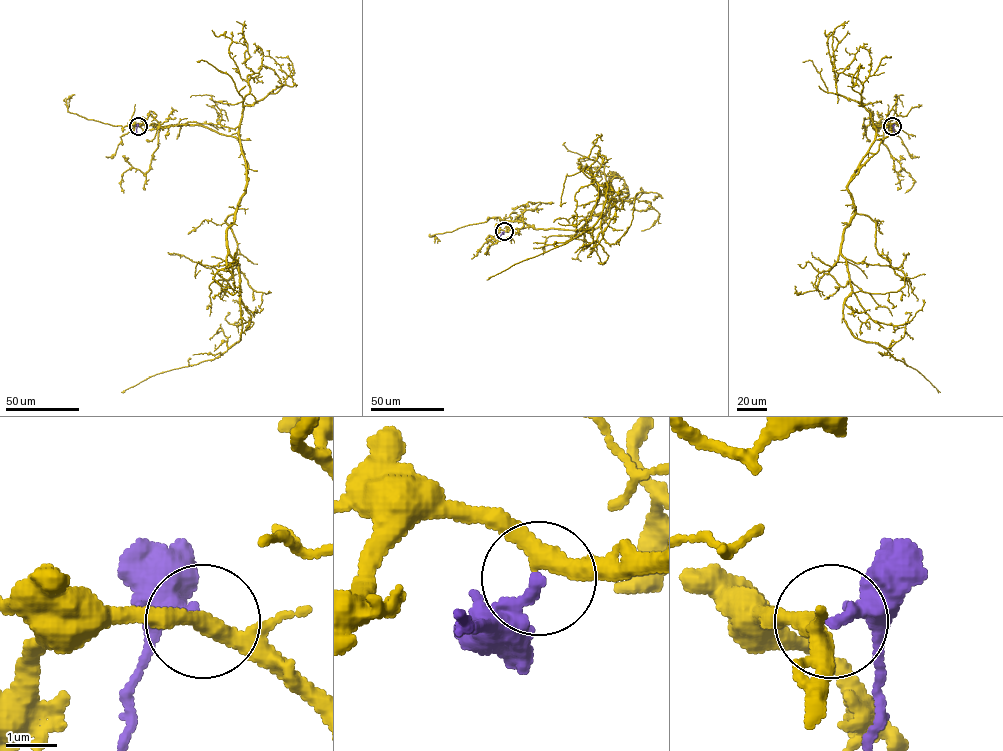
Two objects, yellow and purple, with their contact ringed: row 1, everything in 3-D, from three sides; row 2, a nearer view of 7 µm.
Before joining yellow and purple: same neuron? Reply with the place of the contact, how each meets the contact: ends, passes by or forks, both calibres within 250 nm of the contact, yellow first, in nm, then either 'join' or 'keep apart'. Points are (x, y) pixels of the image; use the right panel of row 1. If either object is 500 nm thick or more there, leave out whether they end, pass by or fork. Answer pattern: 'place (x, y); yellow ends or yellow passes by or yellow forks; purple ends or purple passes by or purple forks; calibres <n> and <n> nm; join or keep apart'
place (892, 126); yellow passes by; purple ends; calibres 320 and 280 nm; join

